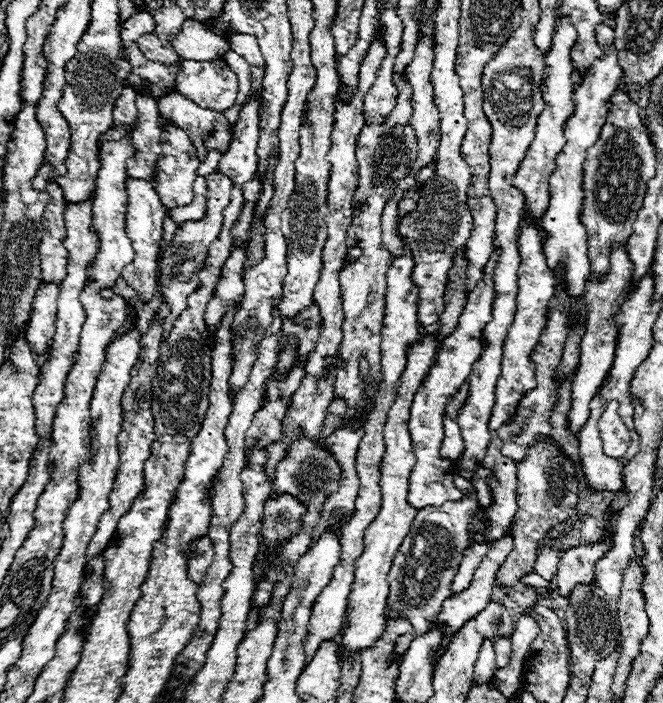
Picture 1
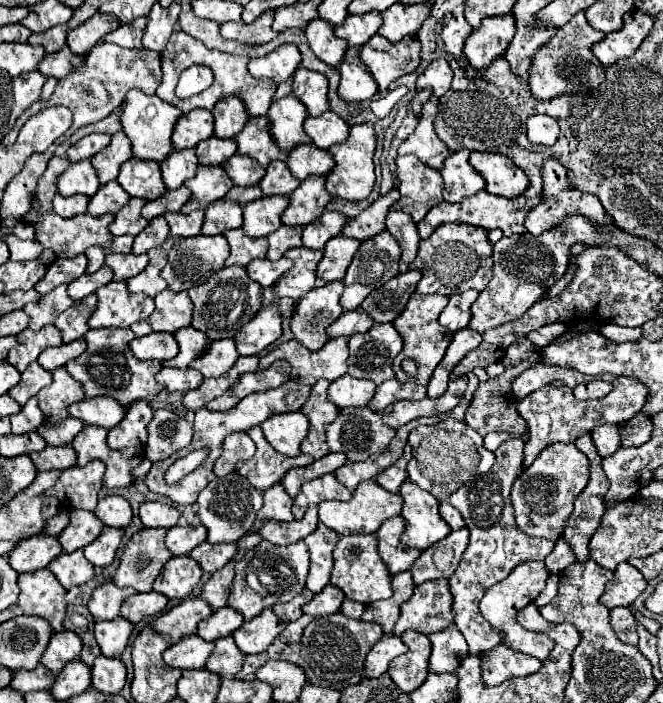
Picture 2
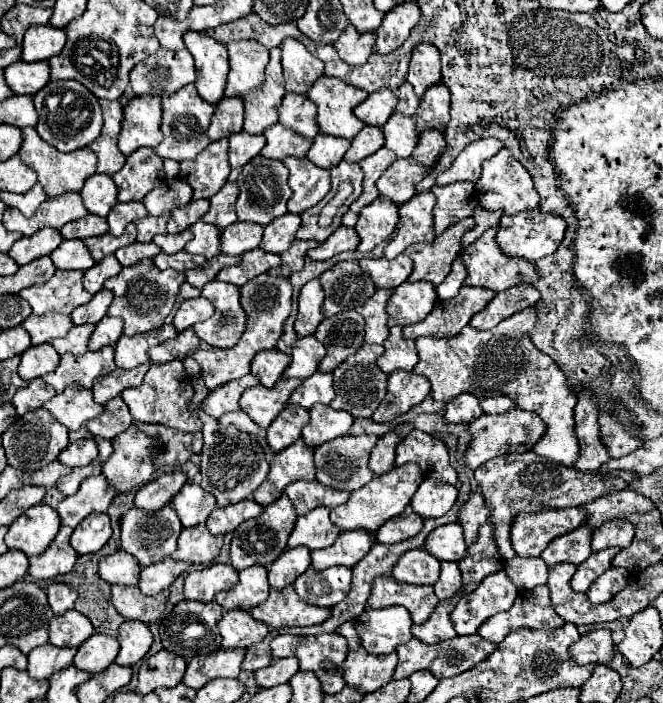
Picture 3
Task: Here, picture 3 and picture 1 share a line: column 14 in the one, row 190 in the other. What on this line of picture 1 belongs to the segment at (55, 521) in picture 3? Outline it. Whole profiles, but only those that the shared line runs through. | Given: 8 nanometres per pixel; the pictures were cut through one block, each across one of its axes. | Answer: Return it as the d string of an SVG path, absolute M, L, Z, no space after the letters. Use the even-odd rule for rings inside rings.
M562 16L556 20L556 32L552 38L550 50L544 54L544 78L542 78L542 98L544 98L544 110L538 116L536 124L536 136L534 142L530 144L530 150L526 152L526 158L518 166L518 174L514 176L514 186L522 190L524 194L524 210L522 216L530 218L540 232L542 244L546 242L546 230L540 226L542 216L548 210L548 178L556 170L556 156L562 152L566 138L564 138L564 124L566 120L574 114L574 102L572 102L572 90L574 90L574 66L570 58L570 50L576 42L576 28L570 24L570 18Z

